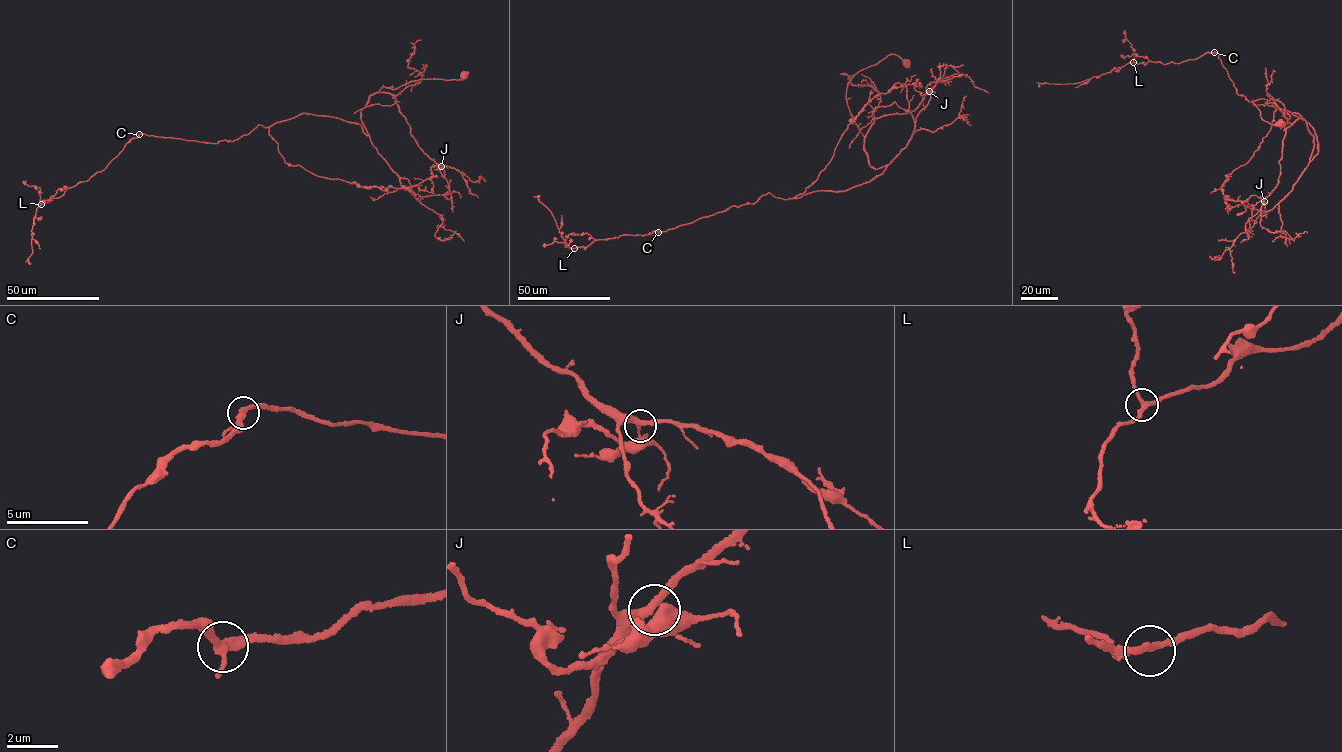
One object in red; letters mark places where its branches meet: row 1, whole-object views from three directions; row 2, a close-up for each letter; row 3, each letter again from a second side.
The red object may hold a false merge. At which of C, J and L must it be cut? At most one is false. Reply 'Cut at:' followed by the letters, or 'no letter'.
Cut at: no letter

